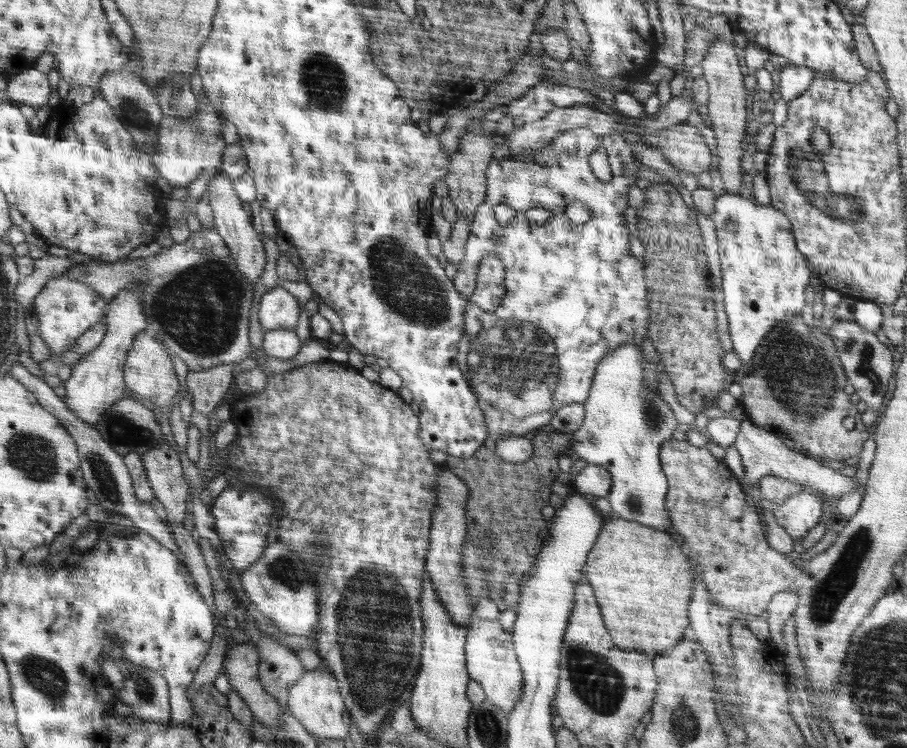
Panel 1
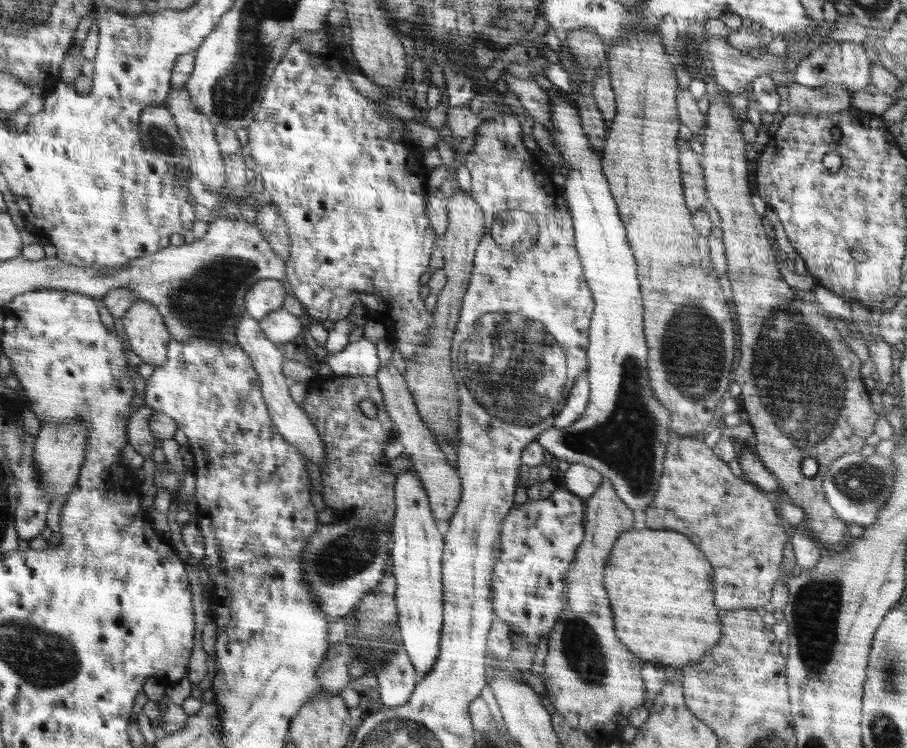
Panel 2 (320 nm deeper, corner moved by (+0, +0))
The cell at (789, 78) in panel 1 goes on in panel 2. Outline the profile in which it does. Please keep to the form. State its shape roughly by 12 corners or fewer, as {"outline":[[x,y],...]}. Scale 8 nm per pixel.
{"outline":[[822,42],[798,62],[801,86],[871,84],[862,44]]}

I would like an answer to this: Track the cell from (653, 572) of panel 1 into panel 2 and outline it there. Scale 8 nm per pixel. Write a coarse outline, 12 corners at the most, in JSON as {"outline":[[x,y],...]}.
{"outline":[[680,532],[612,550],[620,638],[696,664],[722,636],[712,566]]}

